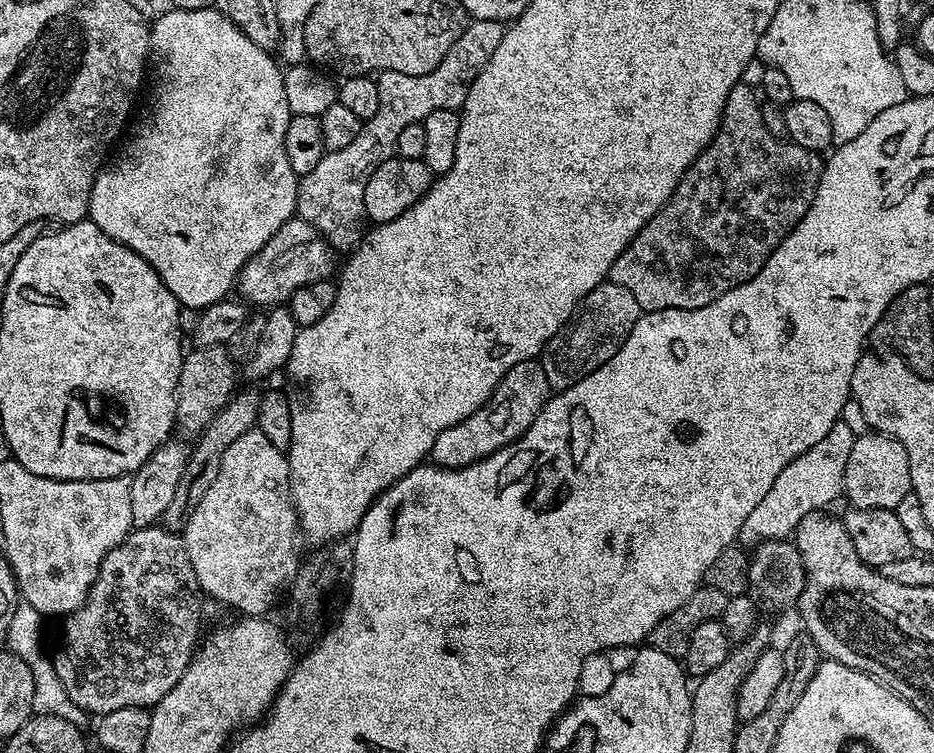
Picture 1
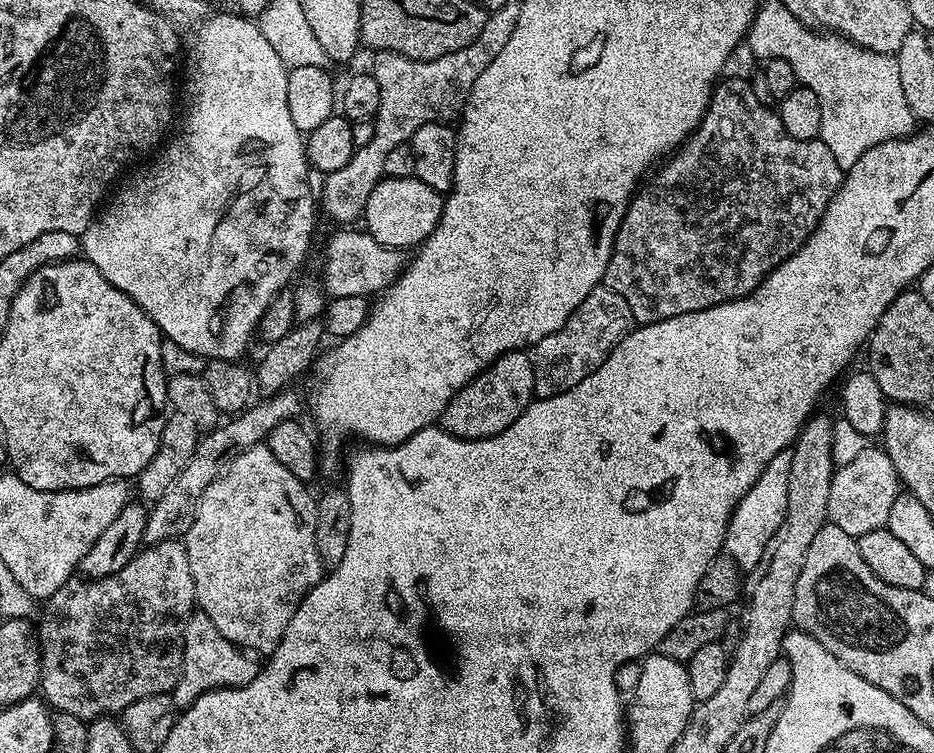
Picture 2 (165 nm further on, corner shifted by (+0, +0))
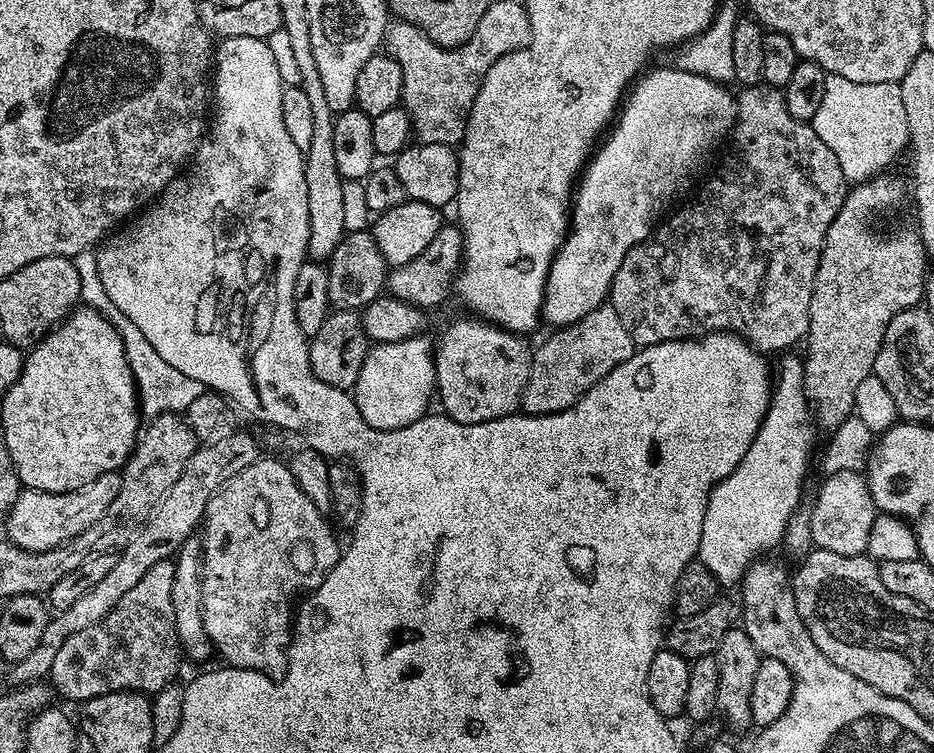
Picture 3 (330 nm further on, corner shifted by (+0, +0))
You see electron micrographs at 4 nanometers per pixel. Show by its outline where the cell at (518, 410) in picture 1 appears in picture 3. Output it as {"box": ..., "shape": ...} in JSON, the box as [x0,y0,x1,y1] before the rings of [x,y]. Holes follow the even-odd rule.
{"box":[434,320,532,424],"shape":[[[456,320],[444,332],[434,352],[436,390],[443,415],[459,424],[490,422],[513,415],[532,369],[532,352],[523,335],[508,332],[487,320]]]}

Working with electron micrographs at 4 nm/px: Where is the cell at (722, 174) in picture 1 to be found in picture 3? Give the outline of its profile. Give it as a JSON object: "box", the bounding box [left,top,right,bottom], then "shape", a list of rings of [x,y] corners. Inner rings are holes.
{"box":[610,82,850,354],"shape":[[[761,82],[741,87],[735,93],[734,99],[736,122],[732,125],[730,133],[732,149],[729,150],[728,157],[721,162],[720,169],[704,185],[703,183],[699,185],[700,193],[685,208],[678,209],[676,213],[673,211],[647,240],[633,246],[626,254],[626,258],[622,258],[622,266],[618,266],[618,274],[614,274],[610,306],[618,314],[618,318],[622,318],[622,326],[626,326],[633,345],[690,340],[698,336],[706,336],[710,332],[734,332],[737,336],[744,337],[757,352],[769,354],[768,352],[783,353],[785,350],[795,349],[792,347],[799,340],[801,343],[808,335],[810,298],[814,290],[814,278],[818,274],[818,262],[824,249],[826,230],[830,230],[830,222],[834,222],[838,210],[842,210],[842,202],[848,196],[850,181],[842,174],[842,166],[838,166],[838,158],[834,158],[830,146],[826,146],[822,138],[818,138],[811,123],[794,118],[794,114],[786,110],[784,93],[781,89],[772,88]]]}

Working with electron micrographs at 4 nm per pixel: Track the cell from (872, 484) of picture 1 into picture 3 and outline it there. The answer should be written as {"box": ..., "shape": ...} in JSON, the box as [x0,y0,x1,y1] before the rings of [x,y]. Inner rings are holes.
{"box":[808,470,878,555],"shape":[[[842,470],[824,477],[808,512],[813,545],[822,550],[834,550],[834,554],[865,555],[870,530],[878,515],[876,503],[868,494],[865,473]]]}

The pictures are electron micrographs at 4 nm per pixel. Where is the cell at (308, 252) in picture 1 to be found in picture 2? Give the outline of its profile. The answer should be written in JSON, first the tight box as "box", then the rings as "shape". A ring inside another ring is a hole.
{"box":[322,226,406,298],"shape":[[[348,226],[336,230],[324,248],[324,276],[322,283],[329,297],[350,298],[351,296],[375,297],[394,283],[404,270],[406,256],[401,249],[387,248],[382,242],[374,242],[367,230],[355,232]]]}

